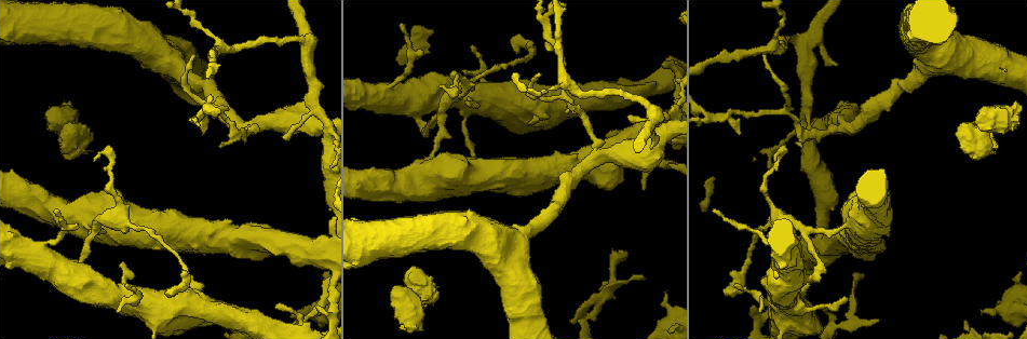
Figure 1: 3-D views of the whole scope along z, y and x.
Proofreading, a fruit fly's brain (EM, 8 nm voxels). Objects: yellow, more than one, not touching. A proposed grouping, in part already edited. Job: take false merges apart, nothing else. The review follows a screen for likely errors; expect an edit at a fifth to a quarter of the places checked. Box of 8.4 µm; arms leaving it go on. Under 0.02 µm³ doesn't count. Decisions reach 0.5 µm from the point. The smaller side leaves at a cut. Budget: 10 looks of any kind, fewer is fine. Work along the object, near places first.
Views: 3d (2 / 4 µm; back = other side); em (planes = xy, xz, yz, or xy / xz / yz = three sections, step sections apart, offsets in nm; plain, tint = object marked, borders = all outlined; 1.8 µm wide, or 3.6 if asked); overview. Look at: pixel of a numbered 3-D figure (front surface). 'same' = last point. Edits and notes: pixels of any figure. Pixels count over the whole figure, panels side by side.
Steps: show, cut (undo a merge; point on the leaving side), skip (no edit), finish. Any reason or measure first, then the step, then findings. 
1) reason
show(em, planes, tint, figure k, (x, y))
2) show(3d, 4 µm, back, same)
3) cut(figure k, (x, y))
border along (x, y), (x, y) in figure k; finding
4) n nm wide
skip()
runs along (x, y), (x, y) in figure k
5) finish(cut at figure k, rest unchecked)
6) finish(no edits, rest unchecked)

show(em, planes, tint, figure 1, (549, 25))

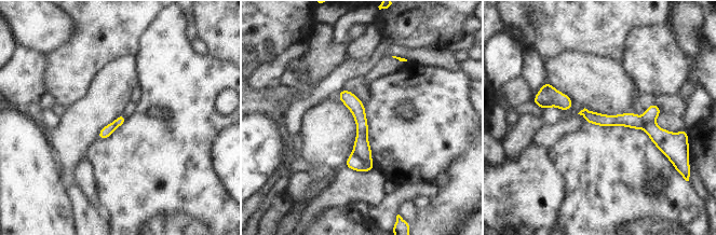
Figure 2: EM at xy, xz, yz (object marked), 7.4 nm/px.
90 nm wide
cut(figure 2, (353, 162))
border along (353, 152), (364, 163), (365, 171) in figure 2; a second neuron is stuck on

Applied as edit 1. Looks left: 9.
branch point
show(em, 3.6 µm, xz, step 8, tint, figure 1, (550, 106))

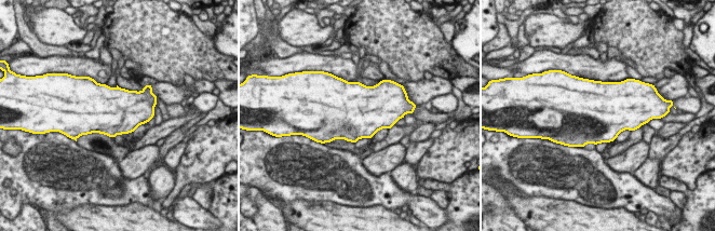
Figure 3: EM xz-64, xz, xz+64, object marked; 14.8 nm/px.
another direction
show(em, 3.6 µm, planes, borders, same)

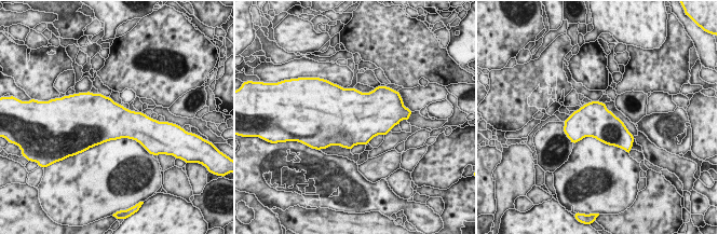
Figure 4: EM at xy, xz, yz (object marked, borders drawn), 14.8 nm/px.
skip()
continuous, no second neuron

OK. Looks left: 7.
finish(cut at figure 2, rest unchecked)

